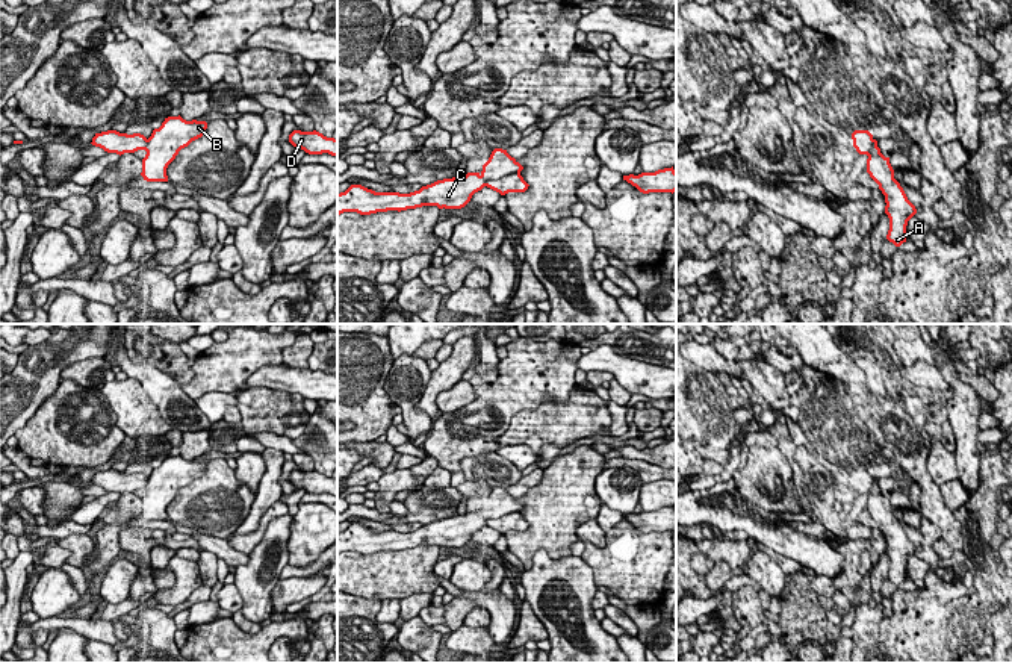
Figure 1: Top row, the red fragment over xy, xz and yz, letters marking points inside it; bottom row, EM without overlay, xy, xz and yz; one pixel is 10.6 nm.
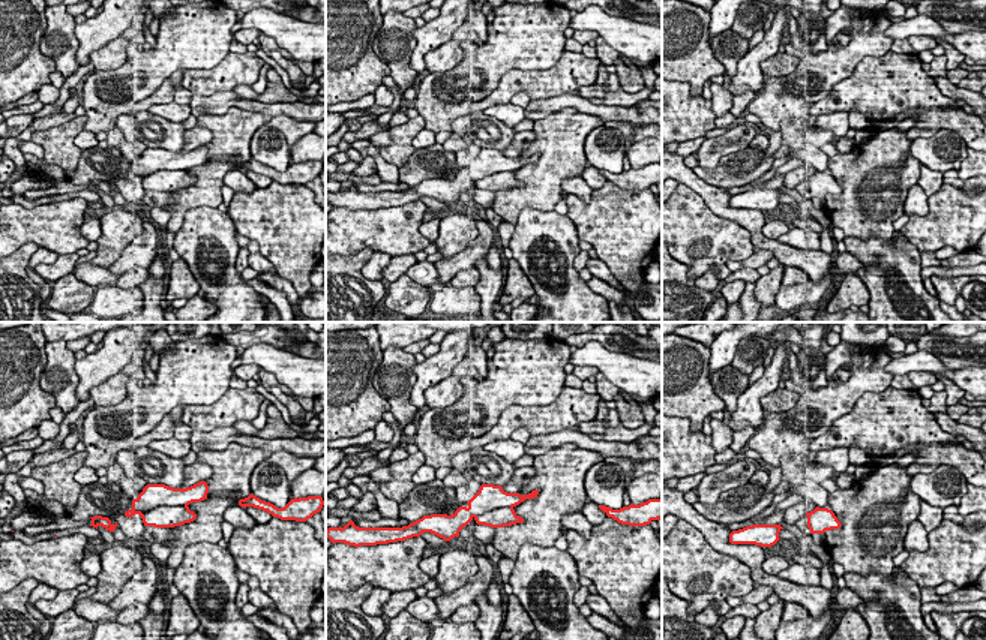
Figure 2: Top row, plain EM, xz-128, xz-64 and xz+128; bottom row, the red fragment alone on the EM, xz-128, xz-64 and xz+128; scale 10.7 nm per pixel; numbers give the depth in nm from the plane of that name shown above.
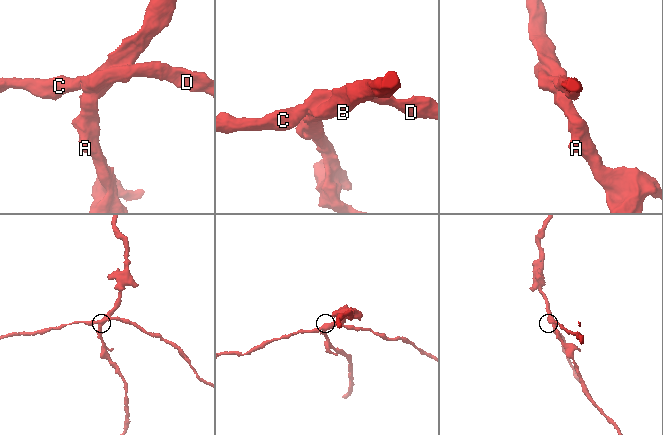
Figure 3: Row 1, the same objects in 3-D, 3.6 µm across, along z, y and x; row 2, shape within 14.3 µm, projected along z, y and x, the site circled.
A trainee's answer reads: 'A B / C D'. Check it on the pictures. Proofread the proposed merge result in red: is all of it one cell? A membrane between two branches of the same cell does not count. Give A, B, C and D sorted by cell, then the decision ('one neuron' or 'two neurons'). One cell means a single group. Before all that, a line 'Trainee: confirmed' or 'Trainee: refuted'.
Trainee: confirmed
A B / C D | two neurons

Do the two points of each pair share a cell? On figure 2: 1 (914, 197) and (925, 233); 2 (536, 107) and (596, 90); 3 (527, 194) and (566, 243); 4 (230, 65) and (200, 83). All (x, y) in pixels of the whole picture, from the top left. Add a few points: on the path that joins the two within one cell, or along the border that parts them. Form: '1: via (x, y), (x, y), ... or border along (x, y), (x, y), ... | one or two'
1: border along (929, 197), (928, 212), (922, 216), (910, 218) | two
2: border along (578, 93), (589, 99) | two
3: border along (554, 209), (536, 210), (526, 207), (514, 225) | two
4: via (222, 72), (207, 83) | one

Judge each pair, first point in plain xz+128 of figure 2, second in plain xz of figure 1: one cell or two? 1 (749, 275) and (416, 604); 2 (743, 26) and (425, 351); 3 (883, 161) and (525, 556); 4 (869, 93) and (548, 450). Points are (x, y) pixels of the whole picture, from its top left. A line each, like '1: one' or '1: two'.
1: two
2: one
3: one
4: two

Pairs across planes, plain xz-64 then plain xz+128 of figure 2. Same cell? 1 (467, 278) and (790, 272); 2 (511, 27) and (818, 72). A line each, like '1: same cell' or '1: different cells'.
1: same cell
2: same cell

